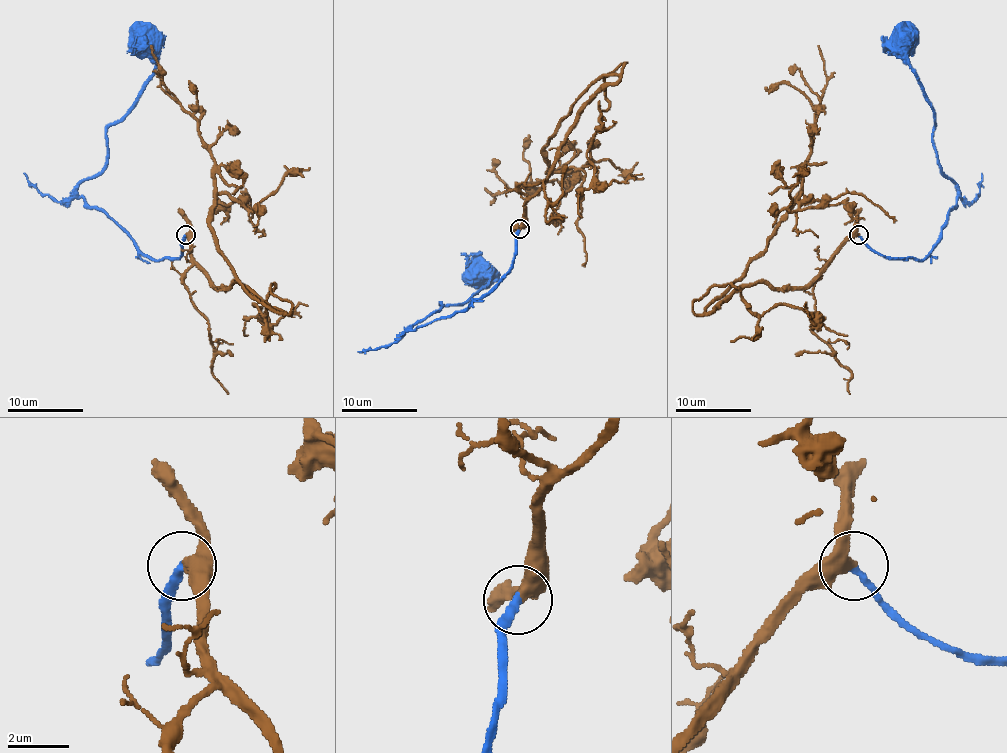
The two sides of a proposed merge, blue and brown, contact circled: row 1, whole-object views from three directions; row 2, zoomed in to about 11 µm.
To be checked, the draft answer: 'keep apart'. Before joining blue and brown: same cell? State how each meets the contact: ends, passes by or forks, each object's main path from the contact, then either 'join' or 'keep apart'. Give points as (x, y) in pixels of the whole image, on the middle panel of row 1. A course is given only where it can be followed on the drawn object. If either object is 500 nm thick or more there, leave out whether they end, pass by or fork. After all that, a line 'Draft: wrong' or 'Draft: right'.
blue ends | brown passes by | blue via (519, 228), (511, 268), (487, 292), (411, 328), (439, 302), (462, 304), (477, 292), (487, 283), (477, 275) | brown via (521, 228), (580, 110), (619, 78), (604, 75), (572, 105), (544, 146), (547, 175), (494, 196), (485, 188) | join
Draft: wrong

